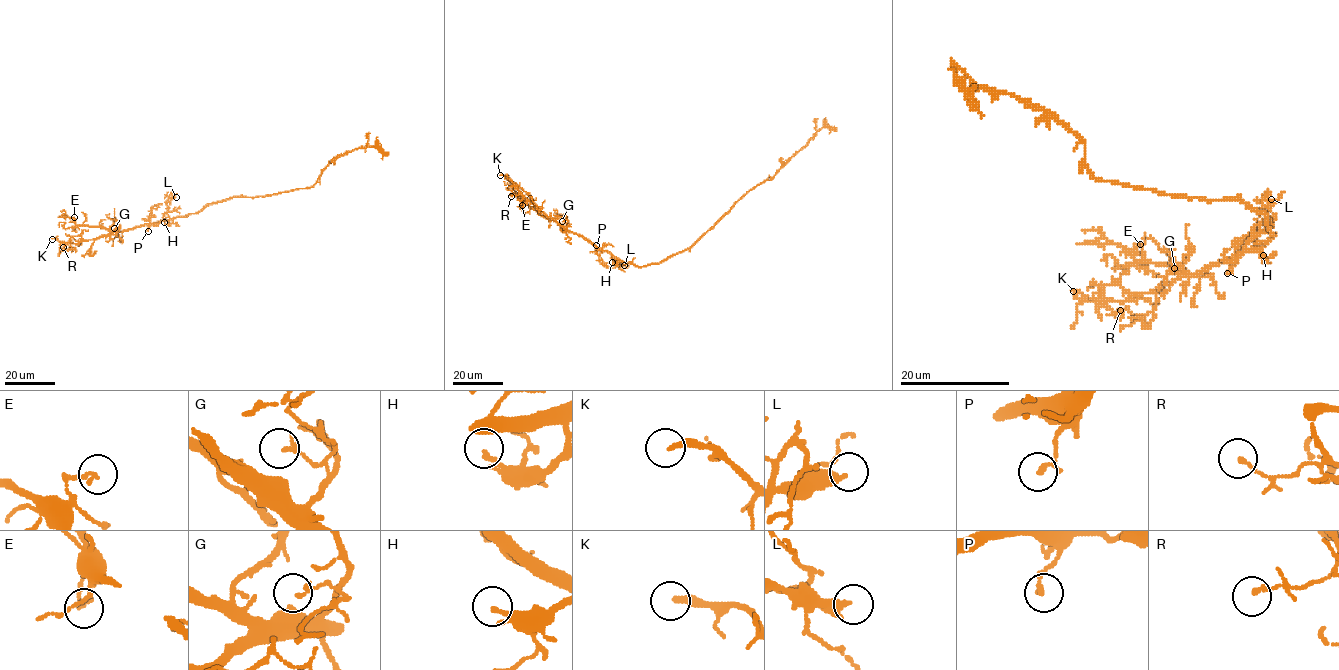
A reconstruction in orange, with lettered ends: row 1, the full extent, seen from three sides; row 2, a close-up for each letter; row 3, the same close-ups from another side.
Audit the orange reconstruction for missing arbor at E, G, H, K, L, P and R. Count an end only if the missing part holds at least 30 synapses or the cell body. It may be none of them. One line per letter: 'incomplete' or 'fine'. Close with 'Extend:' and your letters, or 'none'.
E: fine
G: fine
H: fine
K: incomplete
L: fine
P: fine
R: fine
Extend: K

